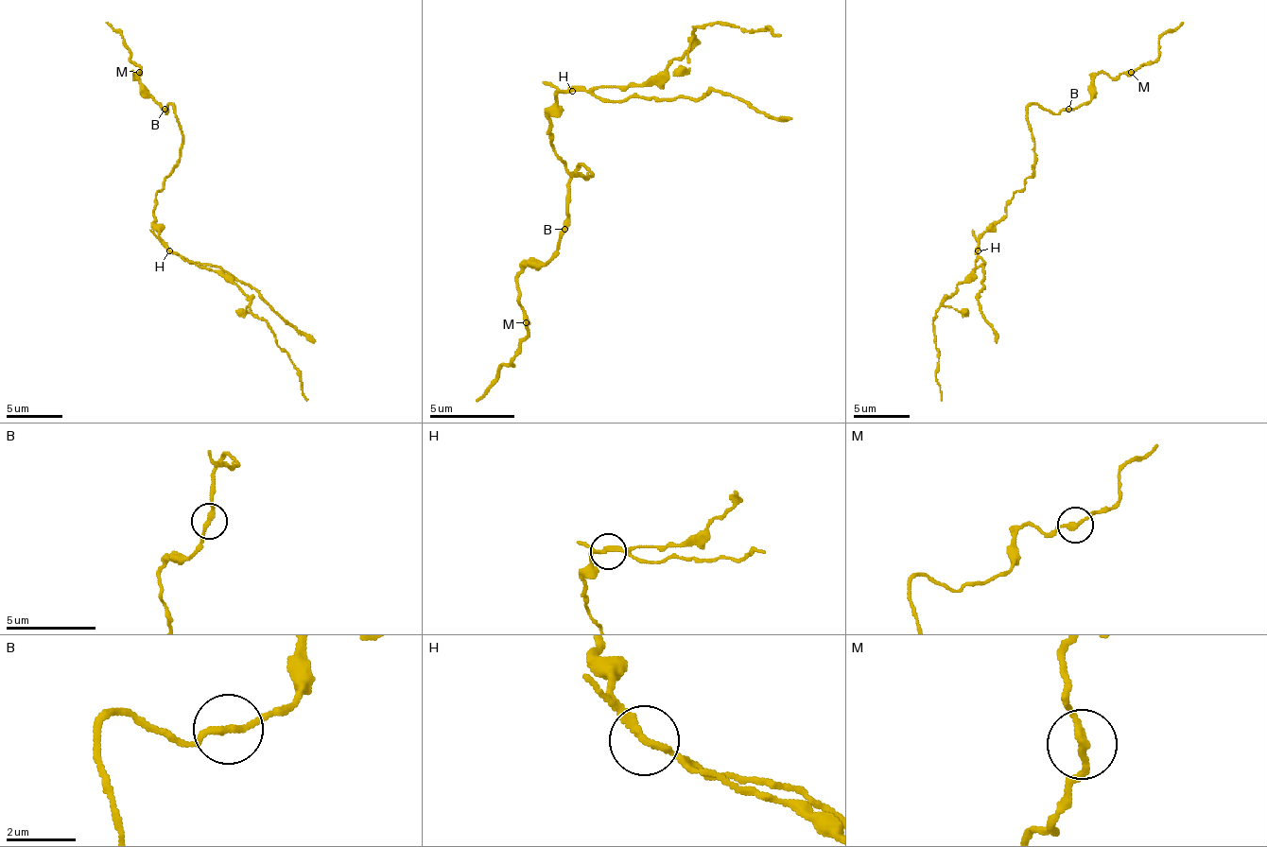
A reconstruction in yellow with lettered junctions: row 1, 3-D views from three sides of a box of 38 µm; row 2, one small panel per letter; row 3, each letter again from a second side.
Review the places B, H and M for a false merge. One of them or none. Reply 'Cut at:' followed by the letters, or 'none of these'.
Cut at: H

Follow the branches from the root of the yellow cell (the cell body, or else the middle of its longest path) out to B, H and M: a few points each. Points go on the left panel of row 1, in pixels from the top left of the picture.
B: (162, 182), (170, 174), (182, 146), (182, 129), (176, 109), (170, 103), (167, 112), (164, 109)
H: (162, 182), (153, 208), (153, 228), (170, 250)
M: (162, 182), (179, 157), (182, 129), (176, 109), (170, 103), (167, 112), (133, 72), (133, 77), (139, 72)

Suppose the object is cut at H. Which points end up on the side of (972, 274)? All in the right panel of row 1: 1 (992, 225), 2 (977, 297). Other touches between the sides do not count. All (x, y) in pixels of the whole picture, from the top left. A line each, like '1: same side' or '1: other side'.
1: same side
2: other side

